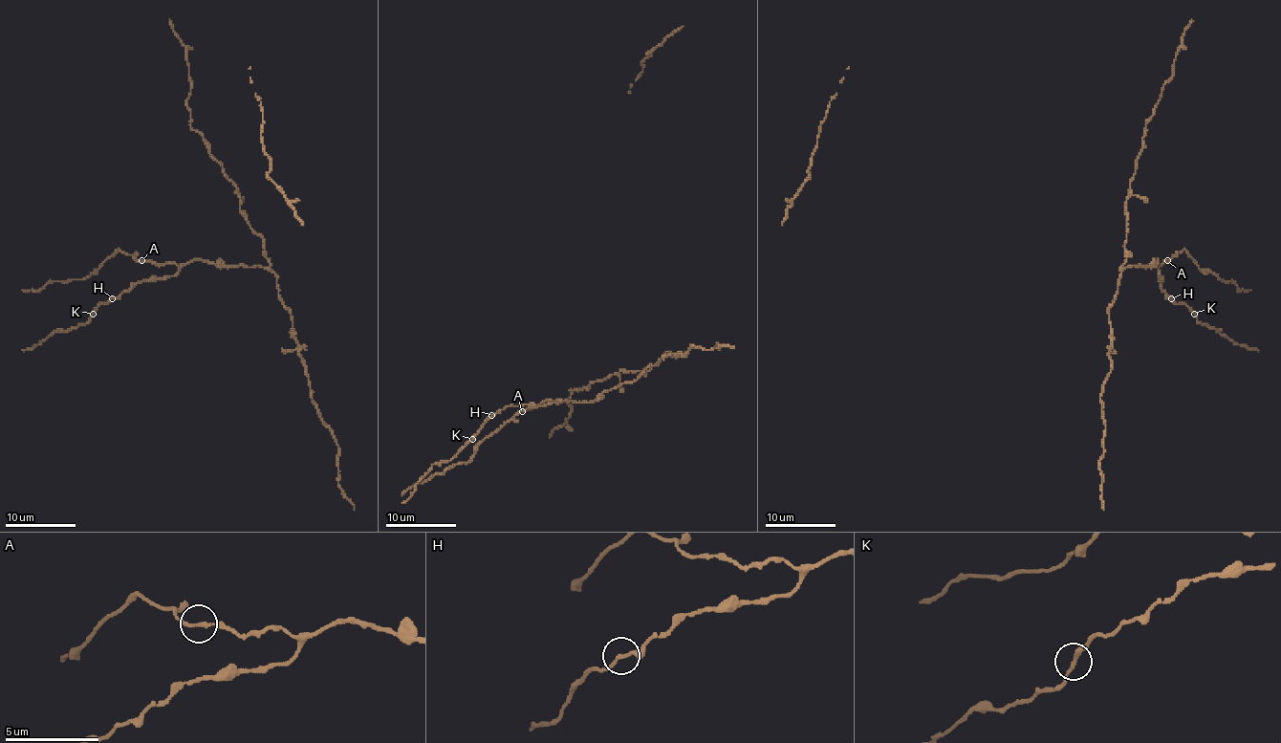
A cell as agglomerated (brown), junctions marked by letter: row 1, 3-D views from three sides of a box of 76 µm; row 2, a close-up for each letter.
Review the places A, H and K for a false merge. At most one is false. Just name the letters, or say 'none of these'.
none of these

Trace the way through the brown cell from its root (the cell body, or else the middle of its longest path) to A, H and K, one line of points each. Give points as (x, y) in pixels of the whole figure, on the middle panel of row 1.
A: (611, 374), (619, 371), (648, 371), (649, 367), (632, 382), (604, 390), (594, 401), (542, 401), (521, 411)
H: (611, 374), (648, 371), (649, 367), (636, 380), (604, 390), (588, 403), (508, 405), (491, 415)
K: (611, 374), (648, 371), (649, 367), (636, 380), (604, 390), (588, 403), (508, 405), (495, 413), (472, 439)

